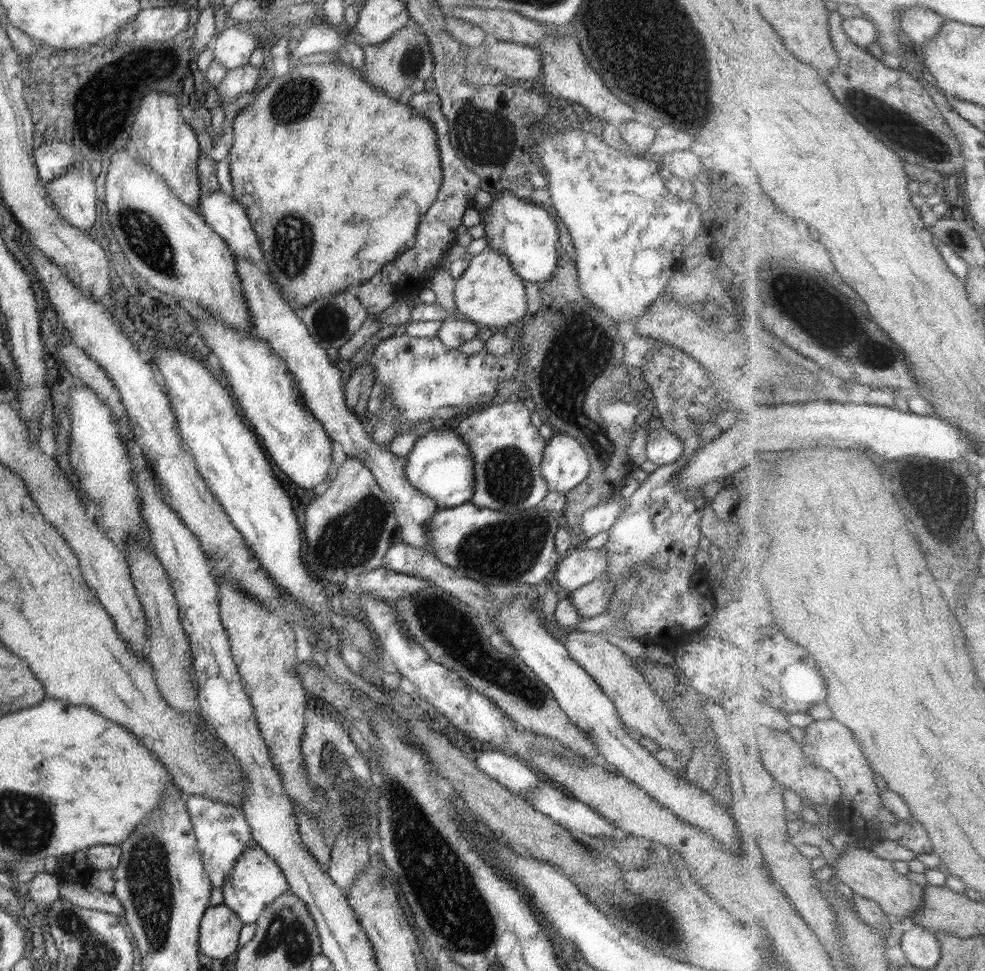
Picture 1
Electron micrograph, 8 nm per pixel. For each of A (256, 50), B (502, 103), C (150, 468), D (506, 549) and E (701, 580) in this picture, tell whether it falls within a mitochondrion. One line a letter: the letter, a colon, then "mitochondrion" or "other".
A: other
B: other
C: other
D: mitochondrion
E: other

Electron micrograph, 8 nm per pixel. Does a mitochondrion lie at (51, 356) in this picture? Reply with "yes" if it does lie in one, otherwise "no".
no

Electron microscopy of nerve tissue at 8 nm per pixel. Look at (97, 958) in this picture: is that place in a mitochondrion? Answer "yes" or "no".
yes

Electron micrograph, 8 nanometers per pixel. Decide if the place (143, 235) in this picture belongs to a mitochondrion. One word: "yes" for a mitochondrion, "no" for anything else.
yes

